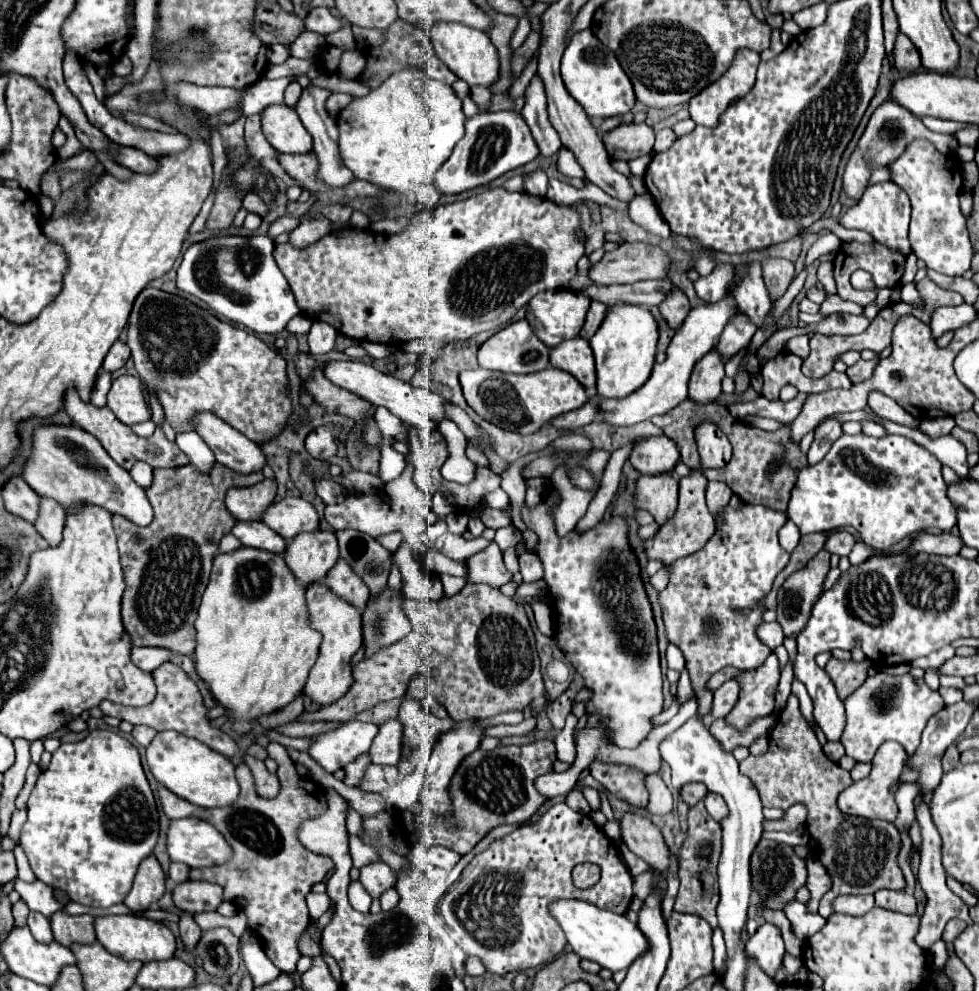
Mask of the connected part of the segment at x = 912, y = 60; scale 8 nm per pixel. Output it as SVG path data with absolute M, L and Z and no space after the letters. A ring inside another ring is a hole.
M898 34L896 48L892 54L896 58L896 68L900 72L914 72L920 68L920 54L916 54L914 44L904 34Z

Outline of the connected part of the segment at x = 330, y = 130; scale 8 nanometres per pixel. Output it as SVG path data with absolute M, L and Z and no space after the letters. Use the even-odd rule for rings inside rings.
M310 84L310 86L302 92L302 96L300 96L300 100L298 100L298 104L296 104L296 112L298 112L298 116L300 116L302 124L304 124L304 128L310 132L310 136L312 136L312 140L314 140L314 154L316 154L316 158L318 158L316 178L318 178L320 182L324 182L326 186L330 186L330 188L344 188L344 186L348 186L348 184L354 180L354 176L352 176L352 172L344 166L344 162L342 162L342 158L340 158L340 152L338 152L338 128L336 128L334 118L328 116L326 108L324 108L324 102L326 102L326 98L328 98L330 94L332 94L330 90L316 88L316 86Z

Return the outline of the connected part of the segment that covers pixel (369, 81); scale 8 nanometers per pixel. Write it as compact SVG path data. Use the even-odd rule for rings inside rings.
M396 20L386 32L386 42L384 46L372 48L372 54L366 56L366 70L364 74L358 78L362 84L370 86L370 88L378 88L388 76L392 76L396 70L404 70L408 66L420 66L420 70L426 72L428 78L440 80L444 84L454 84L456 82L456 74L450 72L436 56L434 48L432 48L432 40L428 40L428 34L424 34L420 28L406 24L402 20Z

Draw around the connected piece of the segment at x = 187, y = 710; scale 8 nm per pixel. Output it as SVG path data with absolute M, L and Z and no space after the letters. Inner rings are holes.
M172 662L160 666L154 674L154 680L156 680L156 686L158 686L158 694L156 694L156 700L144 708L130 708L130 706L116 706L108 700L104 700L100 704L100 710L106 714L106 716L114 716L114 718L120 718L120 720L126 720L130 724L146 724L150 728L154 728L156 732L164 732L164 730L174 730L174 732L180 732L184 736L190 736L190 738L196 738L200 740L202 744L210 746L212 750L232 758L236 752L238 752L238 744L228 736L224 734L222 730L216 730L210 726L210 720L206 718L206 706L202 702L202 696L200 696L200 690L198 686L178 668L174 666Z

